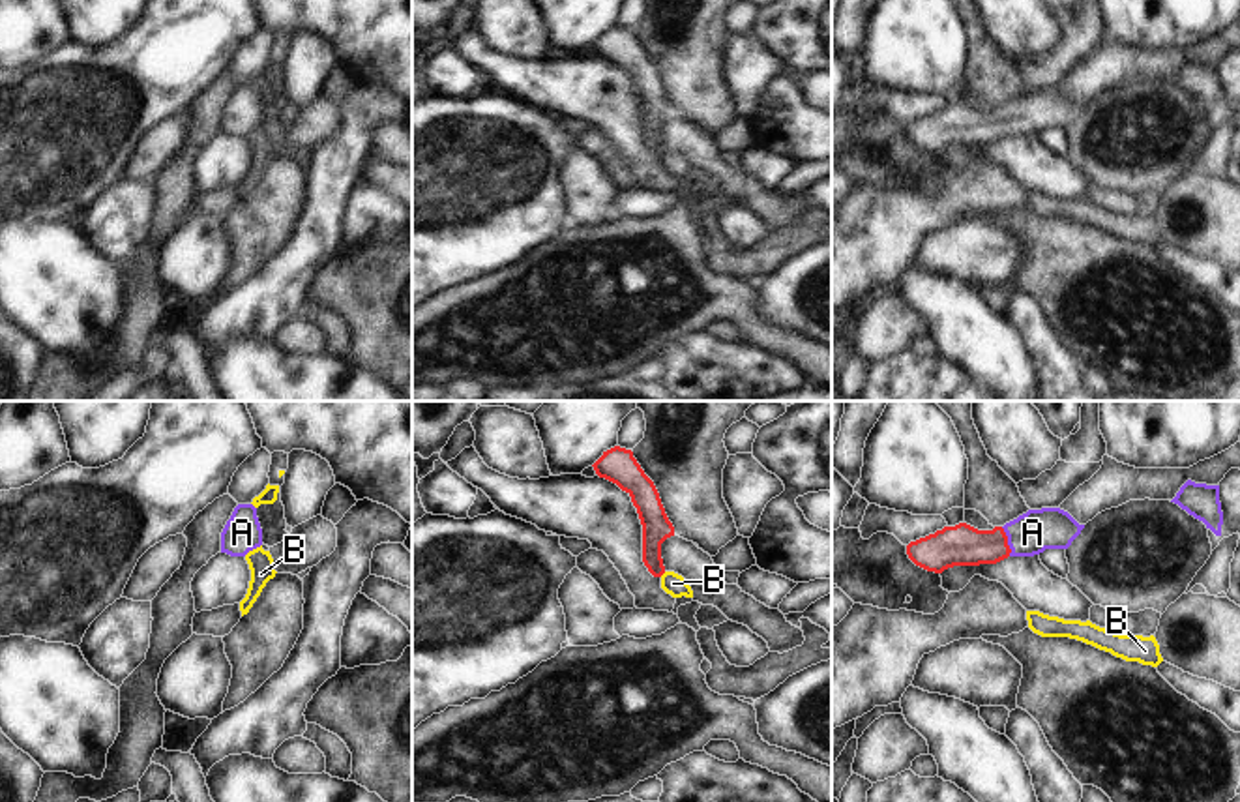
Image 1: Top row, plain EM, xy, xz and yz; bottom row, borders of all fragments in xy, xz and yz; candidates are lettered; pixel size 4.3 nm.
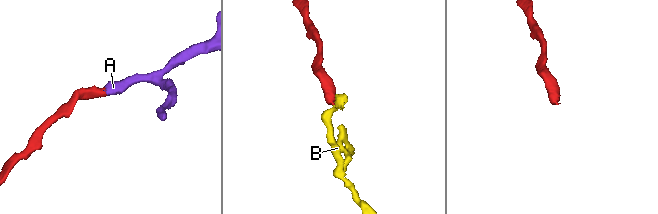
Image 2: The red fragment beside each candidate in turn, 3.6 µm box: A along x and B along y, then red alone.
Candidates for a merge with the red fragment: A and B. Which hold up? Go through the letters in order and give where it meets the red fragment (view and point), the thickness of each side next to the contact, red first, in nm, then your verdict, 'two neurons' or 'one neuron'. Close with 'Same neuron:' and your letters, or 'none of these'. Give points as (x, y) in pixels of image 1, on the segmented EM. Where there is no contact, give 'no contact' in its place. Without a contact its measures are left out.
A: meets red in yz at (1006, 542); 180 nm thick on the red side, 180 nm on the other; one neuron
B: meets red in xz at (662, 574); 130 nm thick on the red side, 90 nm on the other; two neurons
Same neuron: A

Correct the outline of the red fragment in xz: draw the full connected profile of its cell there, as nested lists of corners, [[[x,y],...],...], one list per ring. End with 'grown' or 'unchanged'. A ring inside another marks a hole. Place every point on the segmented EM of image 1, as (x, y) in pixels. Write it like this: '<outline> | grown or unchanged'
[[[614,446],[592,465],[599,478],[616,483],[631,497],[642,525],[642,562],[654,577],[665,573],[661,543],[674,536],[654,482],[644,474],[631,450]]] | unchanged

